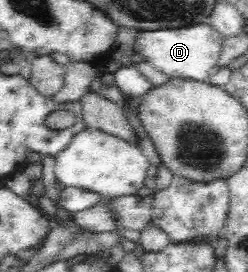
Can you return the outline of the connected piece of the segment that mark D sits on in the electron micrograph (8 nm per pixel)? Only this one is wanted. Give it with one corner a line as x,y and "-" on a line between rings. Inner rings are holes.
198,22
190,25
164,26
160,29
140,30
134,50
138,51
143,59
154,69
166,73
168,77
184,76
198,81
208,80
209,72
214,69
221,48
222,34
218,33
209,23

